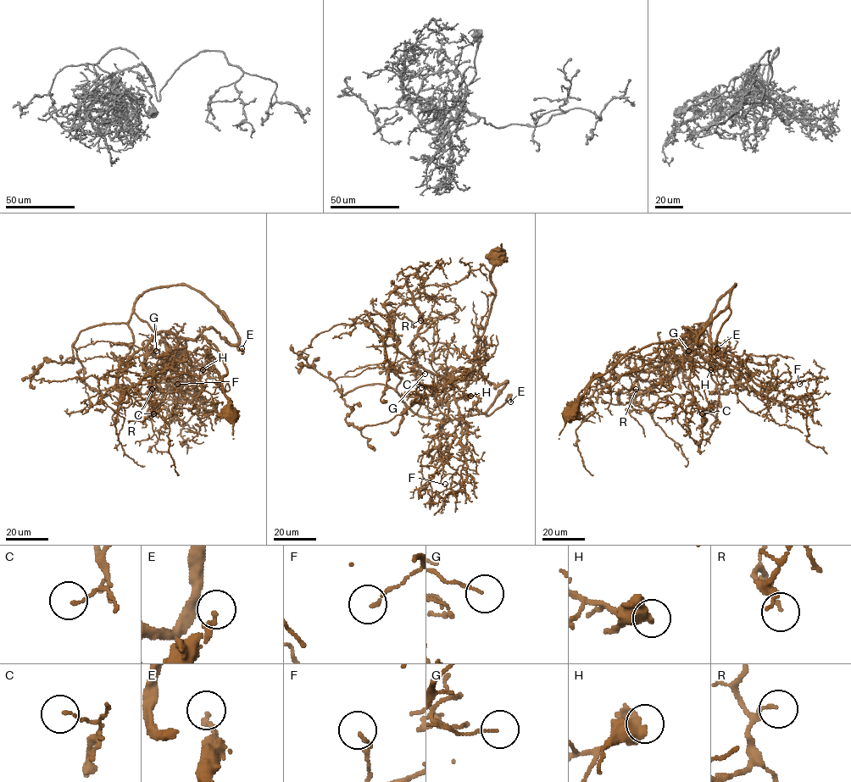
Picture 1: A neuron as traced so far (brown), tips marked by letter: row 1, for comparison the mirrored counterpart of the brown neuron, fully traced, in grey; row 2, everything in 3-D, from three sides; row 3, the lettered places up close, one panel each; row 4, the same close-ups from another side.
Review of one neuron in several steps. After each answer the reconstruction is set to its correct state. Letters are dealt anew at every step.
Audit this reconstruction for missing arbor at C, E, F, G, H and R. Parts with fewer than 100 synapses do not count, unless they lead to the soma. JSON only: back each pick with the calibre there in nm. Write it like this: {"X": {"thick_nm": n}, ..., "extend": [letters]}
{"E": {"thick_nm": 180}, "H": {"thick_nm": 440}, "extend": ["E", "H"]}

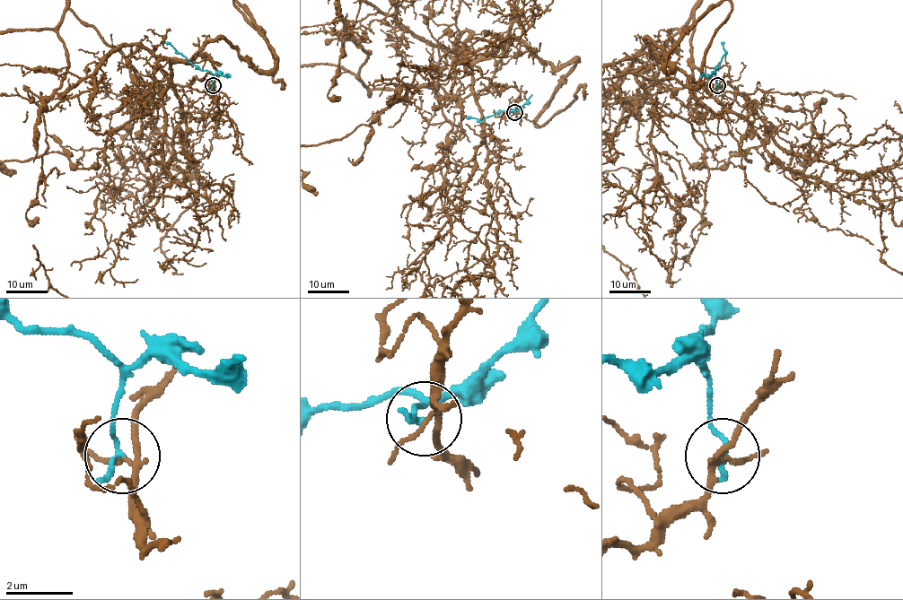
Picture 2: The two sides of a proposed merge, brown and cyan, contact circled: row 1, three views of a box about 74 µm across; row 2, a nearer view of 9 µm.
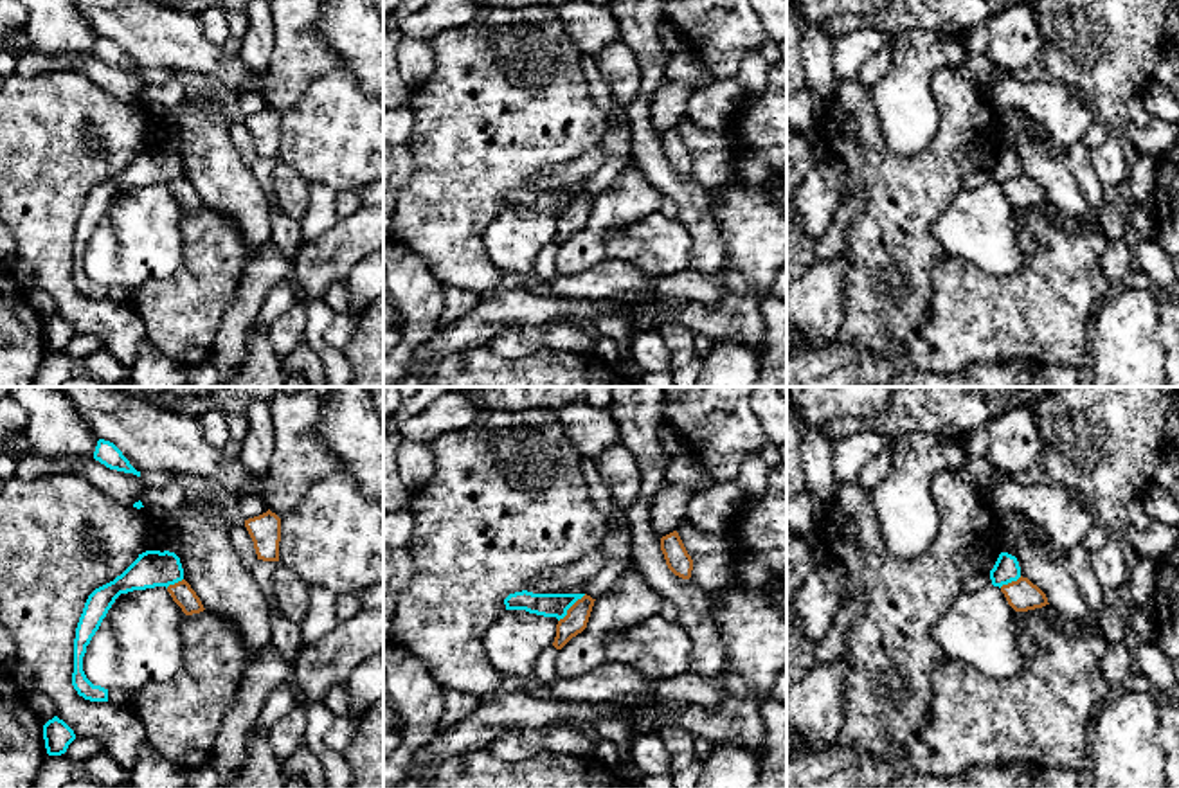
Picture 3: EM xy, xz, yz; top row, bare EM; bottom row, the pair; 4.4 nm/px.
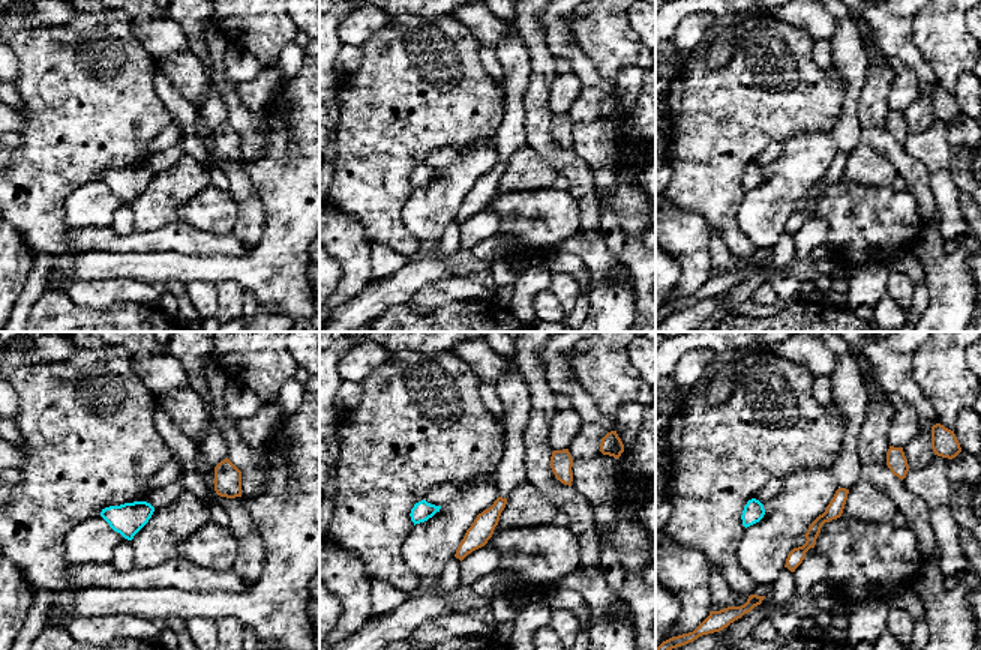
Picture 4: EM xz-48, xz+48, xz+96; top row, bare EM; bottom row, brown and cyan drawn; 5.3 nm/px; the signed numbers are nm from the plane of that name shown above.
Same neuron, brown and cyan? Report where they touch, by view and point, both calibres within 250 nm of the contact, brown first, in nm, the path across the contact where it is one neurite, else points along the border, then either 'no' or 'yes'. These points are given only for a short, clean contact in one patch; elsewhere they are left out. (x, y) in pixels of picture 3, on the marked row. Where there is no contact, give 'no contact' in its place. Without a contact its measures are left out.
contact xz (571, 607); calibres 100 and 110 nm; border xz (585, 594), (558, 621); no

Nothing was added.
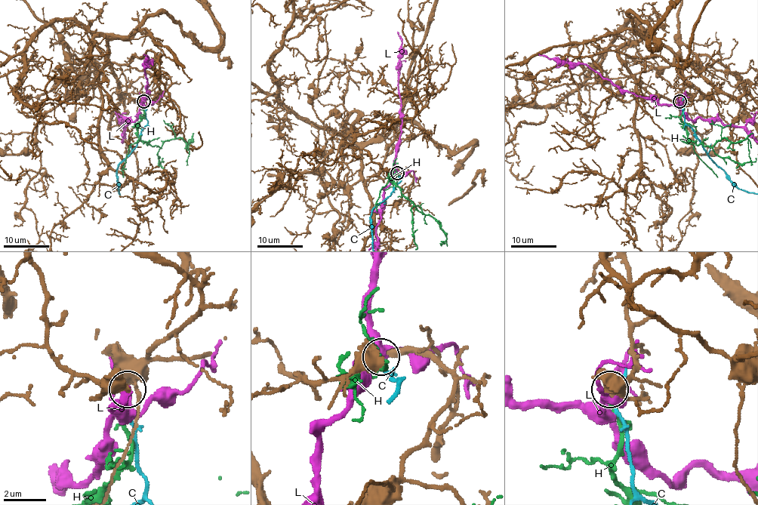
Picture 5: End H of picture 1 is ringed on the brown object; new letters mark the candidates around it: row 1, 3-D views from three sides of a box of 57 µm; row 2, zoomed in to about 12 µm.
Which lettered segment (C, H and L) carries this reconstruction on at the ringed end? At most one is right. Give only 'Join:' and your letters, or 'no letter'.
Join: H

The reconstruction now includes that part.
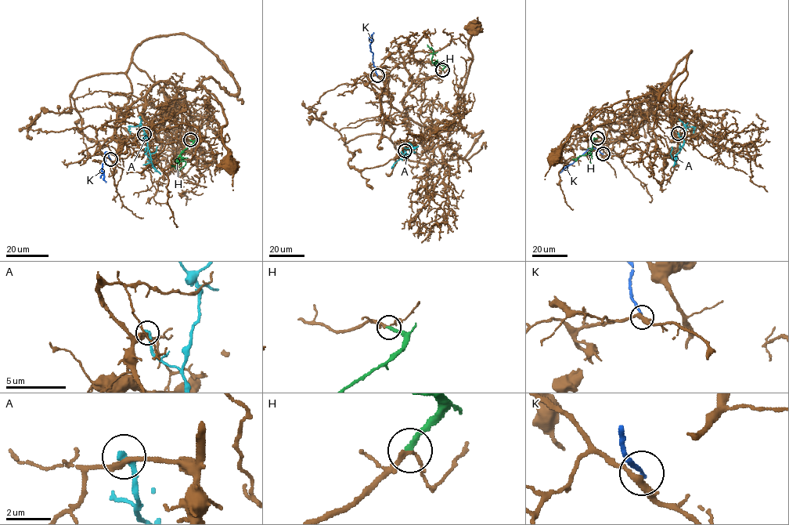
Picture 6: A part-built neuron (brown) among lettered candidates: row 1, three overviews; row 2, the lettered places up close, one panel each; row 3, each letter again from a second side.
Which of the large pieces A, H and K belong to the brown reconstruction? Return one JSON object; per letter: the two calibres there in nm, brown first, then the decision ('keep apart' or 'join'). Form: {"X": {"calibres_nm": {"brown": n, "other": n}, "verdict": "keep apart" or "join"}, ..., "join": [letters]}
{"A": {"calibres_nm": {"brown": 260, "other": 320}, "verdict": "keep apart"}, "H": {"calibres_nm": {"brown": 170, "other": 240}, "verdict": "join"}, "K": {"calibres_nm": {"brown": 320, "other": 160}, "verdict": "keep apart"}, "join": ["H"]}

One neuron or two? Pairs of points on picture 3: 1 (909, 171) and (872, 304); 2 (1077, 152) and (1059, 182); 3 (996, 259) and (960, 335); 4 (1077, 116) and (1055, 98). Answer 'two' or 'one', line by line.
1: one
2: two
3: two
4: one

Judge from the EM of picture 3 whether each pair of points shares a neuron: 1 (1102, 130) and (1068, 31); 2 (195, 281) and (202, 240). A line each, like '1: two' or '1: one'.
1: two
2: one

